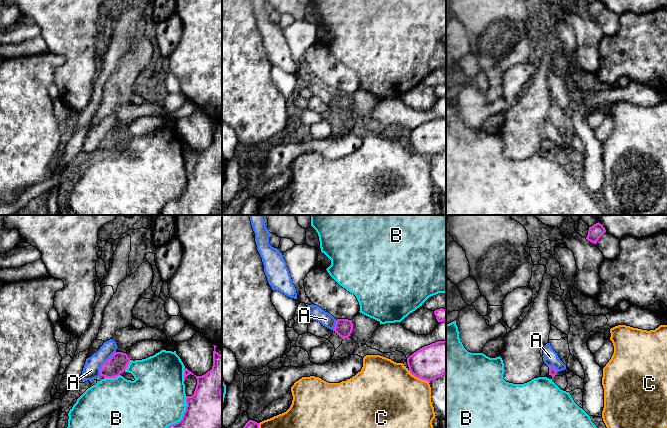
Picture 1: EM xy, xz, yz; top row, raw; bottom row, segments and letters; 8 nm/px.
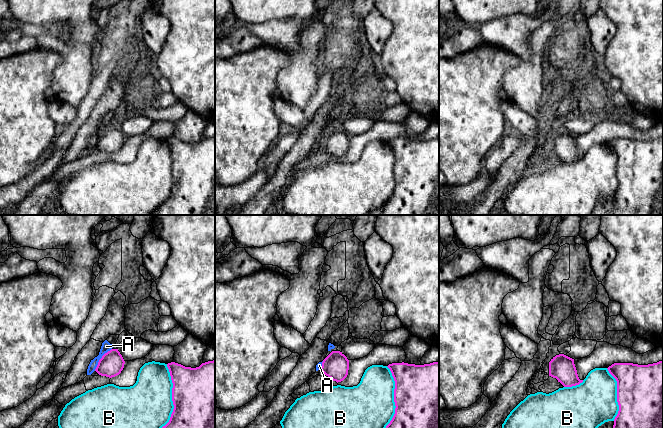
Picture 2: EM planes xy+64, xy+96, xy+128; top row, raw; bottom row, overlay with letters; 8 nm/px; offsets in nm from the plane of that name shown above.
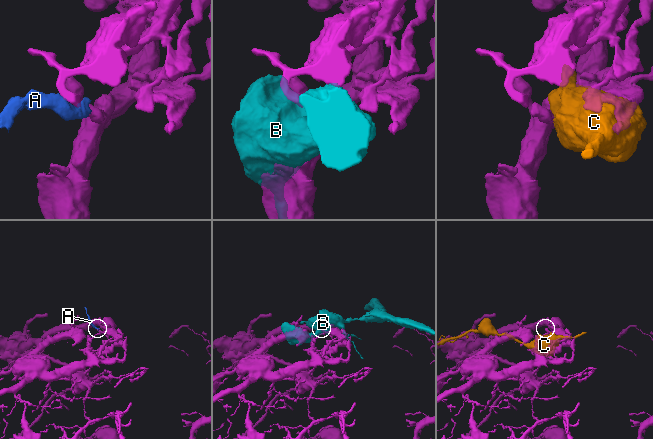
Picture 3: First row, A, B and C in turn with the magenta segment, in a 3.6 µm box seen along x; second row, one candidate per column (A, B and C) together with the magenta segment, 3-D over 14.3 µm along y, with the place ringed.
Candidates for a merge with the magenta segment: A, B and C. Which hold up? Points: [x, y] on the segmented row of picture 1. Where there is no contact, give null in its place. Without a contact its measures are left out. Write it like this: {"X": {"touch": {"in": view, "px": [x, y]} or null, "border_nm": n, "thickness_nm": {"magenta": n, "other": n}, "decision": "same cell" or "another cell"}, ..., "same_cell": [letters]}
{"A": {"touch": {"in": "xy", "px": [104, 363]}, "border_nm": 240, "thickness_nm": {"magenta": 160, "other": 140}, "decision": "same cell"}, "B": {"touch": {"in": "xy", "px": [183, 415]}, "border_nm": 300, "thickness_nm": {"magenta": 320, "other": 460}, "decision": "another cell"}, "C": {"touch": {"in": "xz", "px": [418, 377]}, "border_nm": 190, "thickness_nm": {"magenta": 280, "other": 480}, "decision": "another cell"}, "same_cell": ["A"]}

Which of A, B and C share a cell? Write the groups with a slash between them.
A / B C

